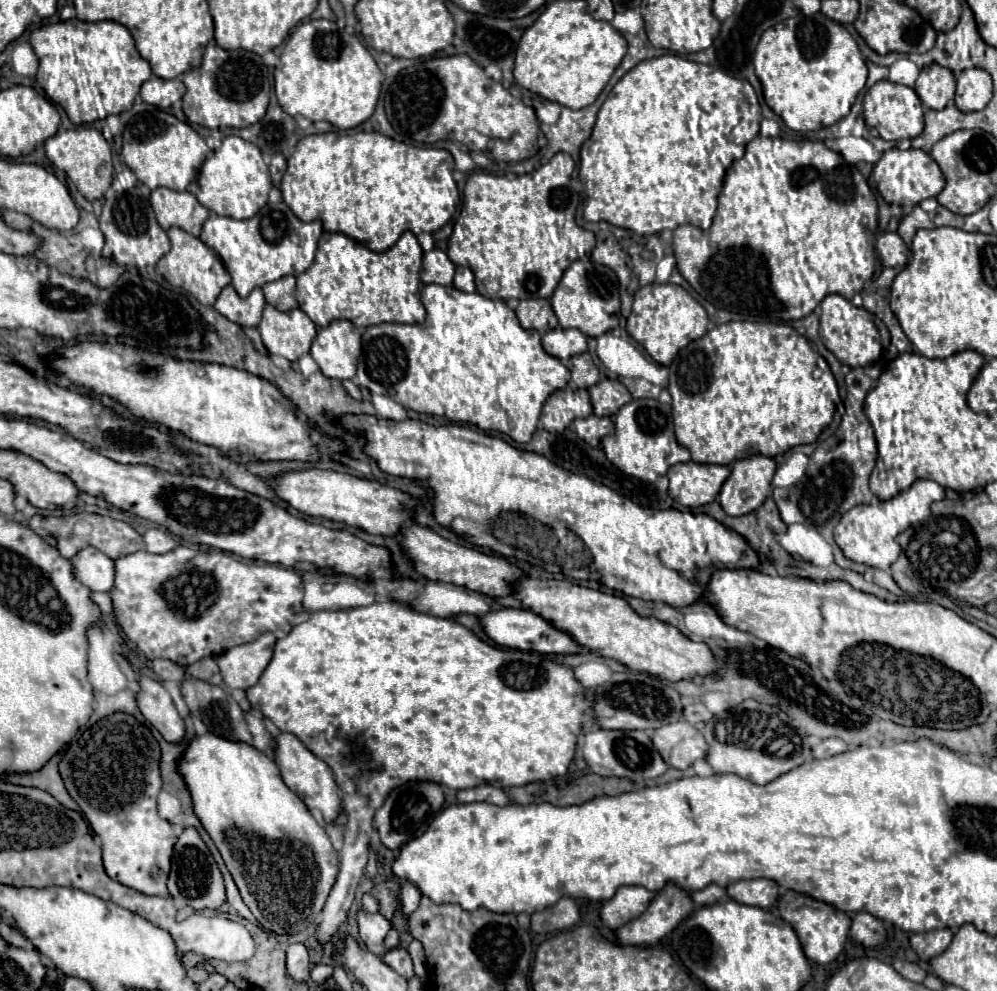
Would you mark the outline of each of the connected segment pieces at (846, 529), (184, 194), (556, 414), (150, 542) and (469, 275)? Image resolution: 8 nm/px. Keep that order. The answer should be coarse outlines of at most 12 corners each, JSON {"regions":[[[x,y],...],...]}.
{"regions":[[[918,479],[888,501],[842,515],[834,541],[848,559],[890,569],[908,525],[944,499]],[[158,187],[150,205],[162,229],[200,235],[208,209],[188,191]],[[554,391],[540,415],[550,433],[592,415],[588,391]],[[168,531],[144,533],[148,553],[168,553],[178,543]],[[456,267],[454,287],[474,293],[474,273],[468,267]]]}

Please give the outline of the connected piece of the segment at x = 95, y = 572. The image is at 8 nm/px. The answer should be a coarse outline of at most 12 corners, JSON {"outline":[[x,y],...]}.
{"outline":[[94,547],[70,559],[76,579],[90,591],[110,591],[114,563]]}

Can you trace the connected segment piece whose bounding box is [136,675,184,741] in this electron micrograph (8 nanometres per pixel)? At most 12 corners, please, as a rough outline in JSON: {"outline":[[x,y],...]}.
{"outline":[[140,675],[136,703],[166,741],[184,737],[168,691]]}

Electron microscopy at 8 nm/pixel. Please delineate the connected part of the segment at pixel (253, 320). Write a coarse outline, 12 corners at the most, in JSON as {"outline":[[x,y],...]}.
{"outline":[[224,287],[214,307],[244,327],[256,327],[264,309],[264,293],[256,287],[240,297]]}

